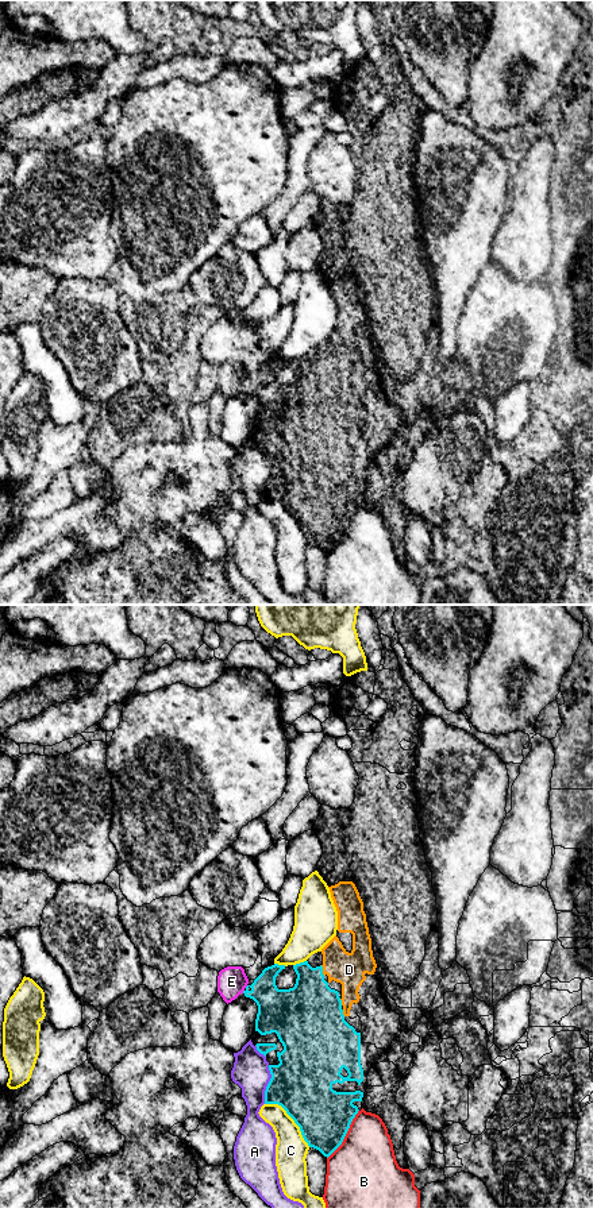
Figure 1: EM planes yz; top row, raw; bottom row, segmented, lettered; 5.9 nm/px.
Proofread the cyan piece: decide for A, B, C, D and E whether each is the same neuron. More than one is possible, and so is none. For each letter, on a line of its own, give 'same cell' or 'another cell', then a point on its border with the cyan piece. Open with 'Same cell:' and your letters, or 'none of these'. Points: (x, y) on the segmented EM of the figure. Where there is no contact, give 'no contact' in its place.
Same cell: D
A: another cell; meets cyan in yz at (268, 1084)
B: another cell; meets cyan in yz at (346, 1133)
C: another cell; meets cyan in yz at (292, 1118)
D: same cell; meets cyan in yz at (322, 971)
E: another cell; no contact

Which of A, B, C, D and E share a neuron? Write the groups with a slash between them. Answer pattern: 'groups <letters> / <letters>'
groups A / B / C / D / E

